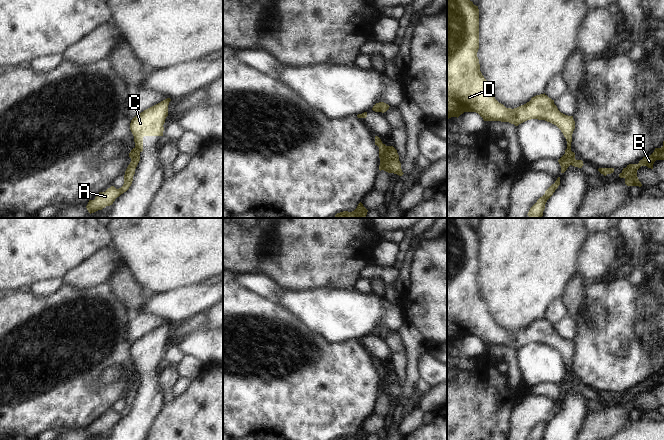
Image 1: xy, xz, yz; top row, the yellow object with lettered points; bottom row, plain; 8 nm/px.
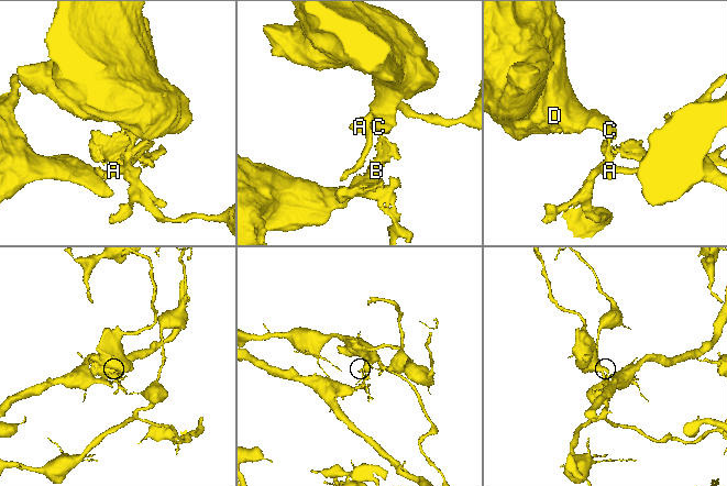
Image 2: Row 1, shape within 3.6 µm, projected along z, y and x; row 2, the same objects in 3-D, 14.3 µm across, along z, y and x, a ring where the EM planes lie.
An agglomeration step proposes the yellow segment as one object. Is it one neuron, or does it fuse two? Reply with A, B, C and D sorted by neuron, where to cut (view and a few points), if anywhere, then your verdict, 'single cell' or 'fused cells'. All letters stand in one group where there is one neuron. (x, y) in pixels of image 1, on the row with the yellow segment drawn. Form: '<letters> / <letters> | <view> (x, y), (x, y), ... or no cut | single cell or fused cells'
A B / C D | xy (135, 146), (139, 152) | fused cells

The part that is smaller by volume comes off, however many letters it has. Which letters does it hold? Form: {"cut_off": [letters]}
{"cut_off": ["C", "D"]}

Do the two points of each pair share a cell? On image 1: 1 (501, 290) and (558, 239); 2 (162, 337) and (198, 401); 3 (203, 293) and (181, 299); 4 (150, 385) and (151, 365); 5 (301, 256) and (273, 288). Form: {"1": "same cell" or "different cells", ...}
{"1": "same cell", "2": "different cells", "3": "same cell", "4": "same cell", "5": "different cells"}

